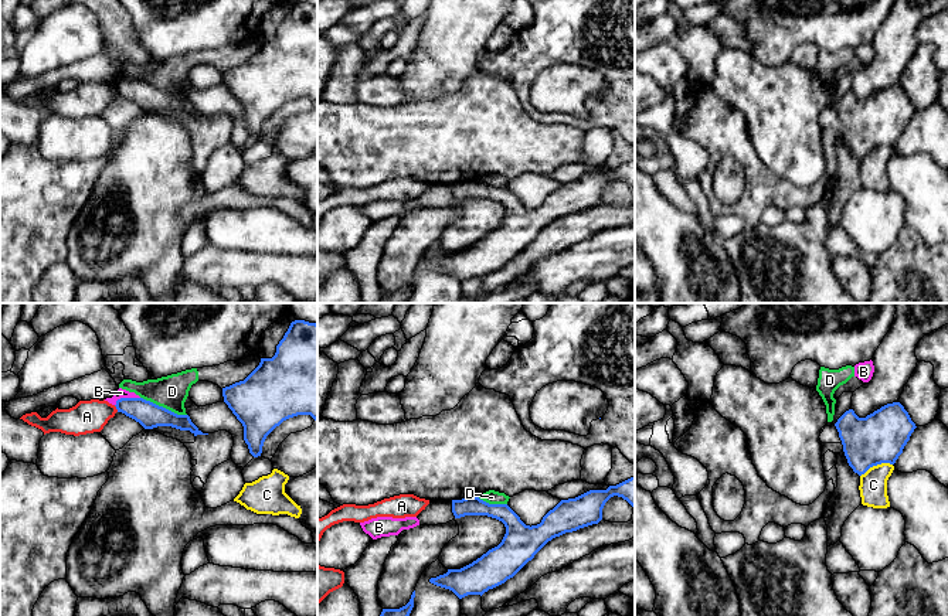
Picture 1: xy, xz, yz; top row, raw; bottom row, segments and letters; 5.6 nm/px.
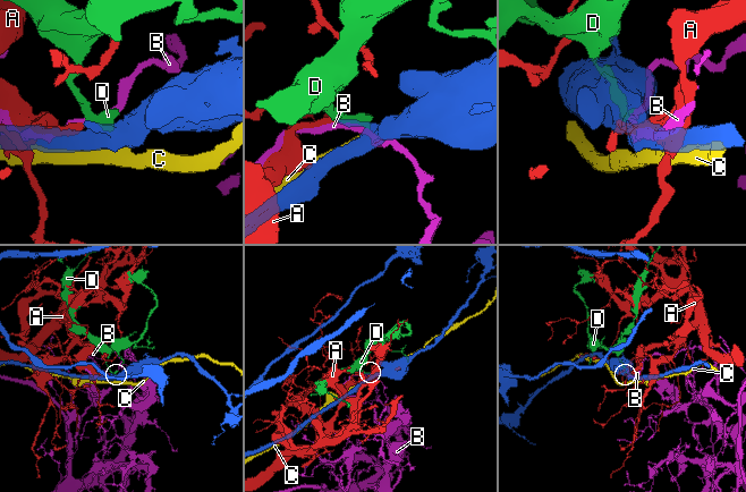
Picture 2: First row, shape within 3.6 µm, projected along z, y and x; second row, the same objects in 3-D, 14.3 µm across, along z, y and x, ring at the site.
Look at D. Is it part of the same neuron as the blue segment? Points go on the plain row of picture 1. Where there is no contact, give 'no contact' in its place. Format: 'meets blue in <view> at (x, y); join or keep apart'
meets blue in xy at (162, 89); keep apart

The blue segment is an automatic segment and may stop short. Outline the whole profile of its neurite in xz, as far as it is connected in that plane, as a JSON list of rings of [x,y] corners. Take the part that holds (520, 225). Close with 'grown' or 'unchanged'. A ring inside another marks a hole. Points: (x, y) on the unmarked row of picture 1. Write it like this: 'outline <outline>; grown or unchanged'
outline [[[635,159],[616,169],[609,169],[606,173],[589,173],[575,181],[561,183],[543,200],[540,207],[531,210],[526,208],[507,187],[489,187],[479,180],[452,183],[452,195],[455,201],[465,198],[487,198],[502,204],[506,210],[506,217],[497,229],[489,232],[472,246],[461,252],[448,252],[446,256],[431,261],[429,265],[452,273],[459,282],[468,278],[482,279],[489,272],[513,261],[553,221],[598,207],[602,203],[605,186],[614,178],[622,180],[635,190]]]; unchanged

